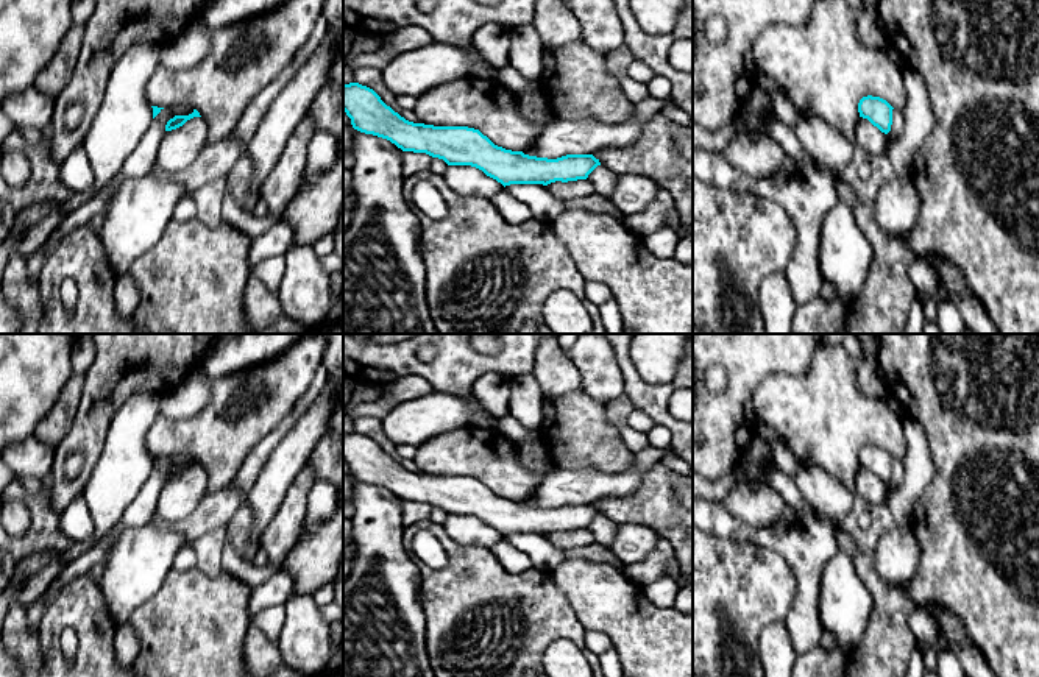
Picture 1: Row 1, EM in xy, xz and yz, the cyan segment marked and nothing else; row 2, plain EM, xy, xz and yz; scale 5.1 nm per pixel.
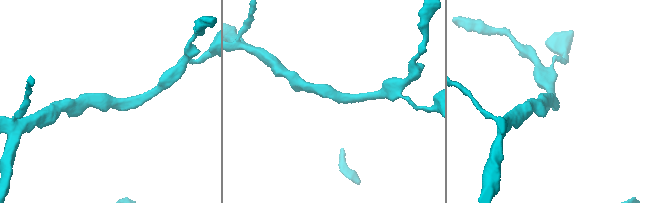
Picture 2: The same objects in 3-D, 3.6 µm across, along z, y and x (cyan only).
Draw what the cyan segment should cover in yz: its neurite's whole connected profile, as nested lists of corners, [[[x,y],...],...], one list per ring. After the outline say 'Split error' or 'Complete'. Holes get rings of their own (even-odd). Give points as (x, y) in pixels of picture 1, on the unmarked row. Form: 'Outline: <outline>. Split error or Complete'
Outline: [[[863,446],[858,452],[860,466],[867,468],[881,482],[888,484],[892,474],[892,455],[880,446]]]. Complete

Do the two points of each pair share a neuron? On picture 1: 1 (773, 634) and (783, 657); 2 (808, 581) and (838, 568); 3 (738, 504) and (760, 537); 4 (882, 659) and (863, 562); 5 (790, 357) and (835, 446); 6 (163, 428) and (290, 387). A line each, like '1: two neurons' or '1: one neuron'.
1: one neuron
2: two neurons
3: two neurons
4: one neuron
5: two neurons
6: one neuron

